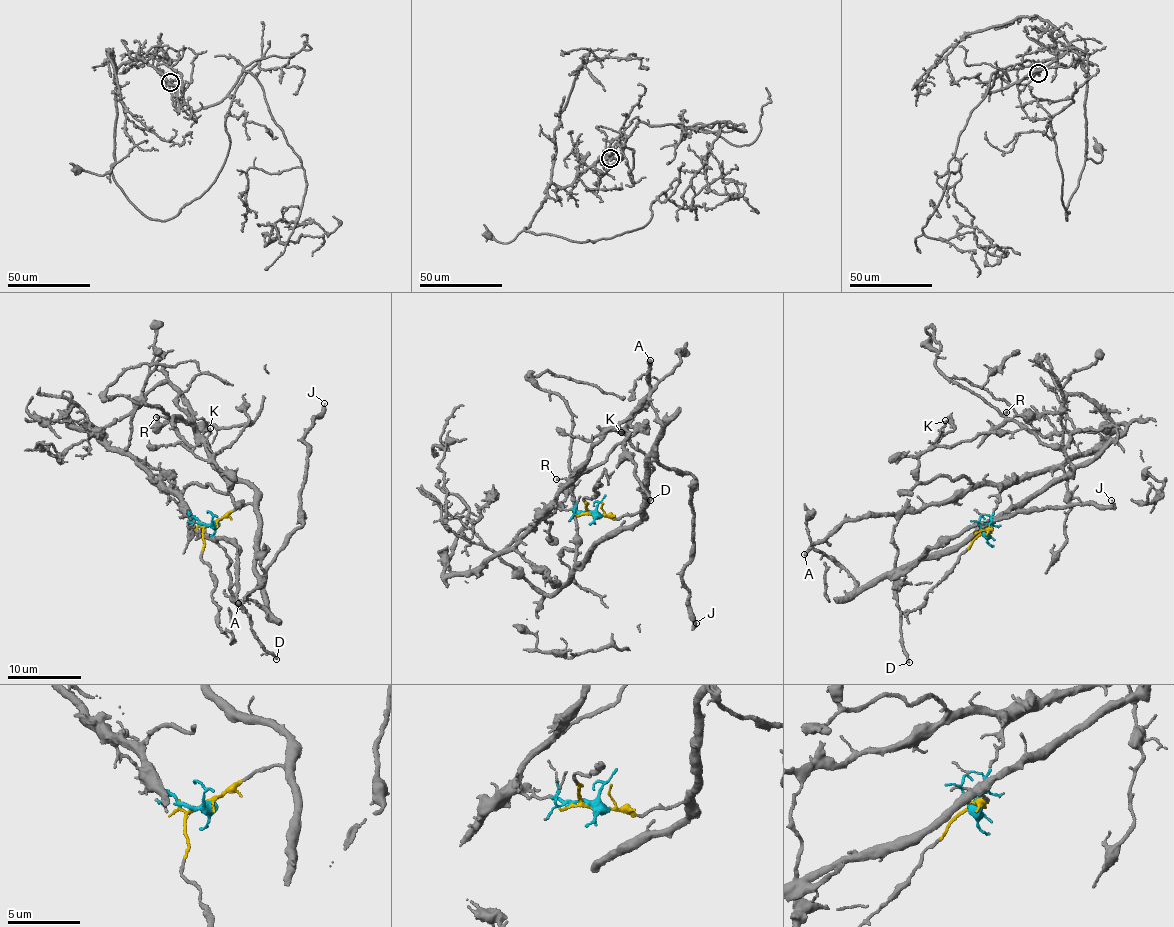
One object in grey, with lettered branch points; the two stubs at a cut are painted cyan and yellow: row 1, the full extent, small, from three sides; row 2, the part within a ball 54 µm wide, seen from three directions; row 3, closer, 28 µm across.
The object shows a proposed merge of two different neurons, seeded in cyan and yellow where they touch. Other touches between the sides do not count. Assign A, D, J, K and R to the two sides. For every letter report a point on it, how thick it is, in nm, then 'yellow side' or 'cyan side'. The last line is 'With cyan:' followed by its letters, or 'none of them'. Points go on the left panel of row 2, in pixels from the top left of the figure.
A: at (238, 603); 280 nm thick; cyan side
D: at (276, 659); 190 nm thick; cyan side
J: at (324, 403); 280 nm thick; yellow side
K: at (210, 428); 130 nm thick; cyan side
R: at (156, 417); 110 nm thick; yellow side
With cyan: A, D, K

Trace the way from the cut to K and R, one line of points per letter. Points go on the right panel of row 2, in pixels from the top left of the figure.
K: (987, 533), (999, 499), (995, 487), (980, 487), (960, 476), (918, 480), (920, 456), (946, 420)
R: (988, 532), (989, 526), (985, 527), (994, 519), (1026, 504), (1070, 467), (1060, 450), (1042, 445), (1006, 412)

